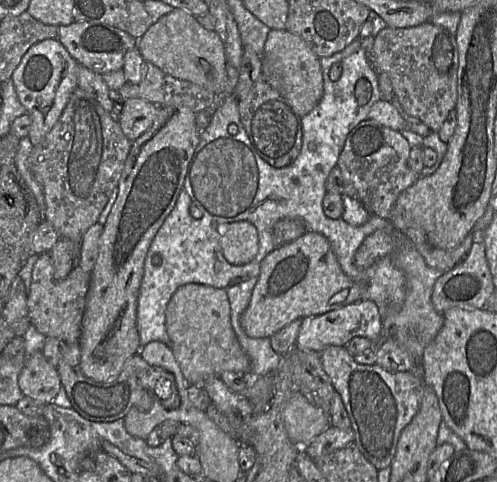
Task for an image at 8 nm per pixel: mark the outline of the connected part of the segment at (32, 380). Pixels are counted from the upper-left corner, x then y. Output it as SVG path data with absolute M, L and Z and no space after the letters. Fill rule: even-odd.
M40 351L27 357L18 384L24 396L46 404L52 403L62 386L57 368Z

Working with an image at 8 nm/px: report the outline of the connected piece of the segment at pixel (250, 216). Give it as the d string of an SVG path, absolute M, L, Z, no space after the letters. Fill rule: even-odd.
M358 38L343 50L331 56L320 58L320 62L323 72L324 93L317 106L311 112L301 117L302 148L296 160L287 167L275 168L271 166L254 149L241 122L239 99L235 94L222 98L214 106L212 119L209 125L201 132L200 143L194 152L185 178L184 188L178 196L175 207L155 235L144 261L144 274L139 290L136 312L140 350L151 341L160 341L170 346L170 338L165 325L165 313L172 295L179 287L186 284L203 284L224 289L227 292L232 328L239 344L251 360L250 374L253 377L259 377L276 372L280 367L283 356L273 350L269 337L249 337L241 327L240 318L249 305L253 289L258 281L261 261L277 248L273 237L274 225L283 218L299 217L307 224L308 231L320 233L328 239L342 271L364 287L364 299L376 303L382 320L385 316L397 313L402 308L406 296L406 280L403 272L395 264L394 254L378 260L366 269L359 269L354 264L354 255L363 240L377 230L384 230L392 235L394 232L393 225L384 218L370 216L365 224L355 227L346 223L342 218L328 218L323 211L323 199L327 193L326 180L331 170L337 165L348 134L360 122L368 119L372 105L381 98L378 73L372 67L366 51L361 46L361 39ZM336 63L341 64L342 74L337 81L332 81L329 77L329 71ZM360 78L367 79L372 89L371 97L364 105L358 104L354 94L355 85ZM192 201L202 211L203 216L201 219L194 219L190 215L189 208ZM239 221L252 223L258 233L258 252L256 257L244 265L234 265L225 259L221 250L220 234L218 232L218 227L221 225ZM156 254L162 257L162 263L158 266L152 262L152 258Z

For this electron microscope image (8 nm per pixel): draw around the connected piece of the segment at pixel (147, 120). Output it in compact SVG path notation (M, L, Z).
M144 99L124 100L117 120L127 139L133 143L147 132L157 117L158 108L157 105Z

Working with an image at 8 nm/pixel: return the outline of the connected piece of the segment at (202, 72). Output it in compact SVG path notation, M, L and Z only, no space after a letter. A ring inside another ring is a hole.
M174 9L153 23L137 41L144 60L164 73L192 82L215 94L222 94L227 79L227 62L222 40L217 32L203 28L197 18L183 9Z

